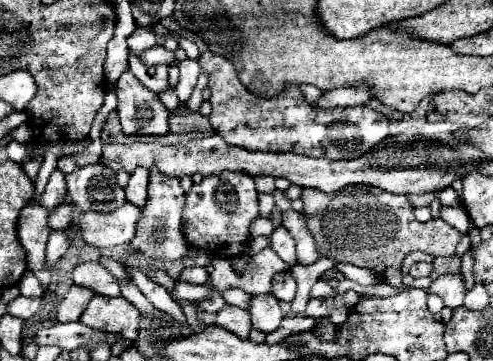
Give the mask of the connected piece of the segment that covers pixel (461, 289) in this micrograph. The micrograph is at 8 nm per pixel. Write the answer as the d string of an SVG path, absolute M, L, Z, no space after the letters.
M441 275L437 281L433 281L429 293L435 293L443 299L445 307L451 311L463 307L463 297L465 297L465 285L457 275Z

